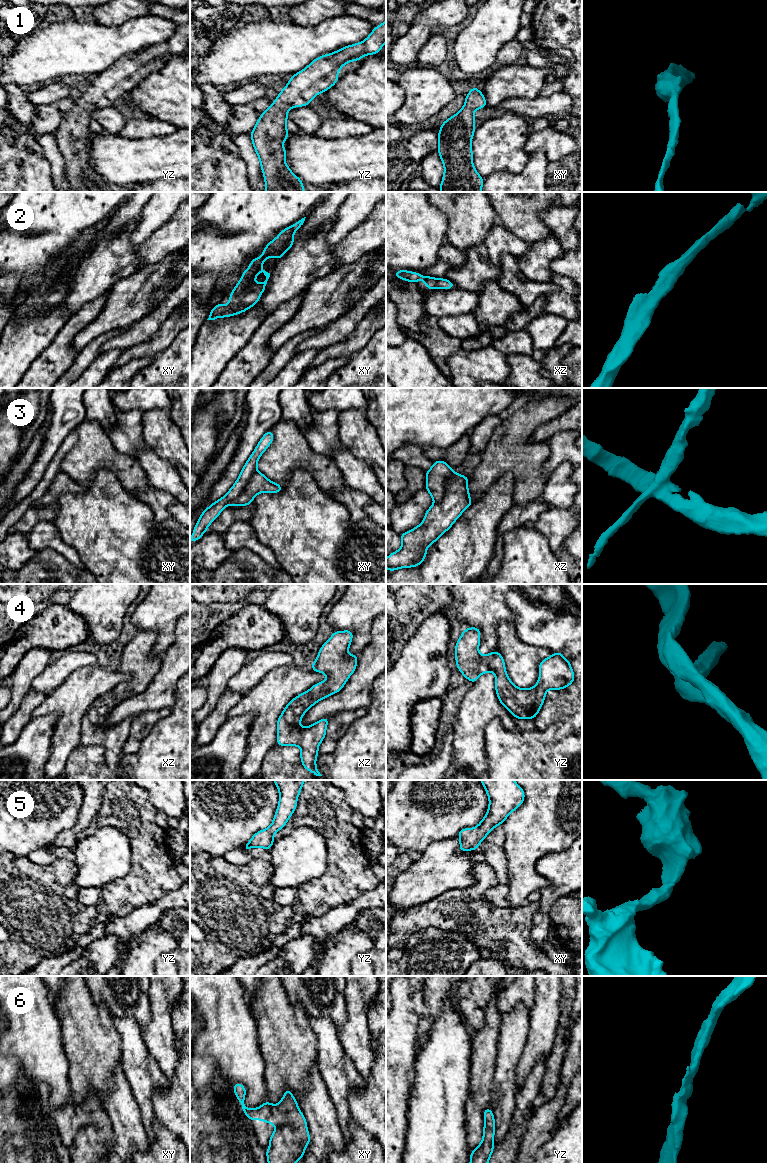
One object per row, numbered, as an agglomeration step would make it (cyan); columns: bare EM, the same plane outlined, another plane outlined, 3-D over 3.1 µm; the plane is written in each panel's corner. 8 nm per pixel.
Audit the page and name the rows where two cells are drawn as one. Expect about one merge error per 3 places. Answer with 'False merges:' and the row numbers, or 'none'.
False merges: 3

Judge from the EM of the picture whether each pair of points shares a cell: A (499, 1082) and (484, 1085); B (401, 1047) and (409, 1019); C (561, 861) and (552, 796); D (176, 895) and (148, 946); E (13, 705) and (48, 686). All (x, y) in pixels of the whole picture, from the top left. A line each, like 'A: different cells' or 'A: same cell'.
A: different cells
B: same cell
C: different cells
D: different cells
E: different cells

